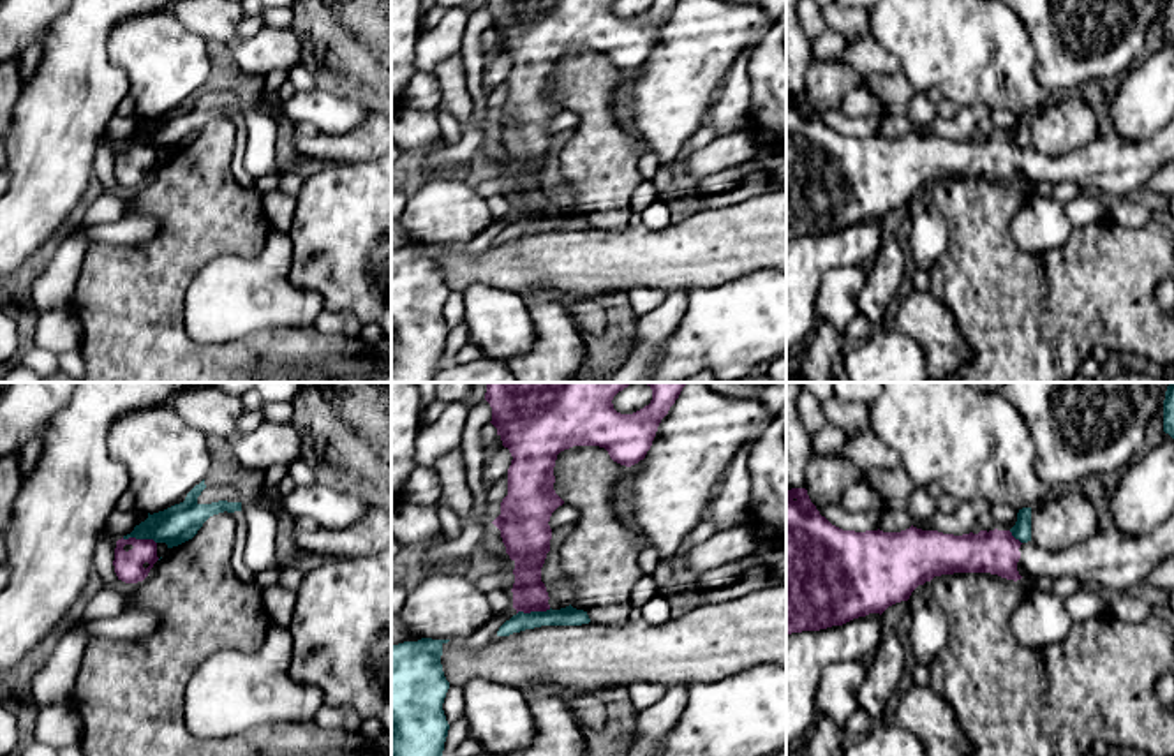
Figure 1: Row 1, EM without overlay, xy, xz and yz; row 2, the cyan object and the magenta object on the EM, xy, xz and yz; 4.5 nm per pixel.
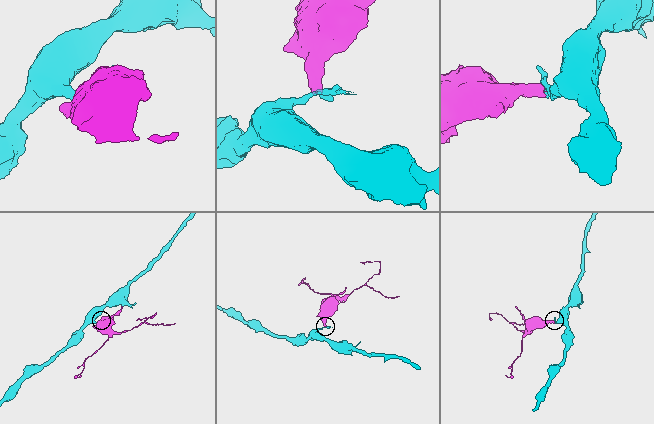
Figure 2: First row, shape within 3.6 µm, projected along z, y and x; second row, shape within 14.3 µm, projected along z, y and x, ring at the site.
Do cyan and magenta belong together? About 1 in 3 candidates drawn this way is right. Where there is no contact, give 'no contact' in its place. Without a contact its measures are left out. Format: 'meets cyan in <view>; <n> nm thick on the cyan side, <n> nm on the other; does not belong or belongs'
meets cyan in xy; 170 nm thick on the cyan side, 130 nm on the other; does not belong

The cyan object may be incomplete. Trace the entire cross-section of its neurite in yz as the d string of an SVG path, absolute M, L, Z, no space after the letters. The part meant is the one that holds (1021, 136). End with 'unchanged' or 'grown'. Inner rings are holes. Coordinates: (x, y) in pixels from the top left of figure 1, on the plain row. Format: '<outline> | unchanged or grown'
M1031 113L1019 115L1017 127L1010 134L1010 137L1021 148L1031 146Z | unchanged

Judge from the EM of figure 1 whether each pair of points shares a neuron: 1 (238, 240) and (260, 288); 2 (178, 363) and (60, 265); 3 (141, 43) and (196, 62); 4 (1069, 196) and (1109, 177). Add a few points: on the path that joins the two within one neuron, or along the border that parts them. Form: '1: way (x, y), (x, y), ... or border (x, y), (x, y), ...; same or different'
1: border (272, 228), (267, 244), (254, 256), (219, 256); different
2: border (92, 240), (69, 305); different
3: way (156, 51), (166, 62), (182, 62); same
4: border (1055, 184), (1077, 182), (1083, 185); different

